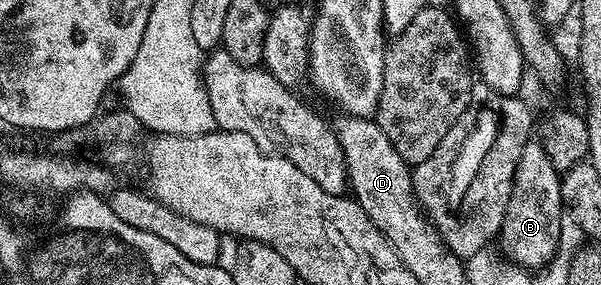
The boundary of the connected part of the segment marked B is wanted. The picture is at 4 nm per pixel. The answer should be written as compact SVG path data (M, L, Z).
M533 137L521 151L514 172L513 191L506 205L506 215L497 238L500 252L510 261L526 269L541 269L550 264L557 252L565 210L561 199L560 172L545 155L542 142Z

